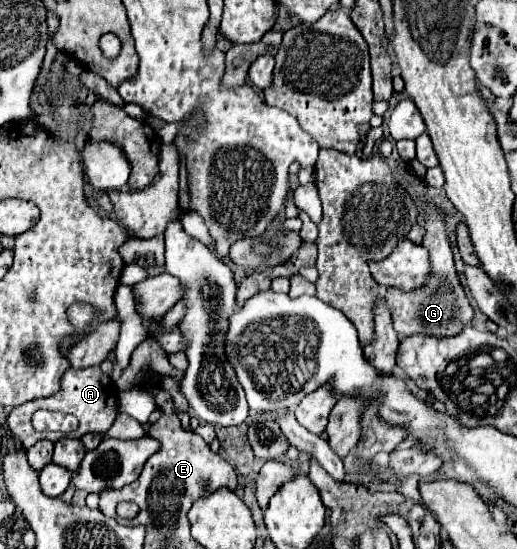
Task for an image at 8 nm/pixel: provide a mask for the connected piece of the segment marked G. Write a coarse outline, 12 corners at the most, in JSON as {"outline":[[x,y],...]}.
{"outline":[[424,205],[432,279],[386,289],[396,333],[448,337],[472,319],[444,215]]}

